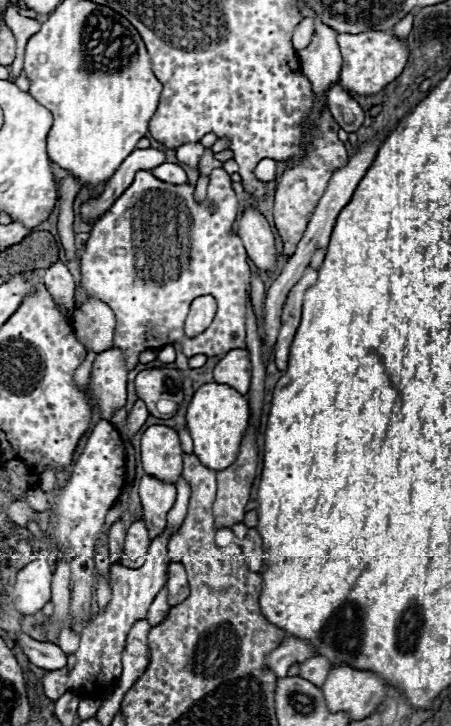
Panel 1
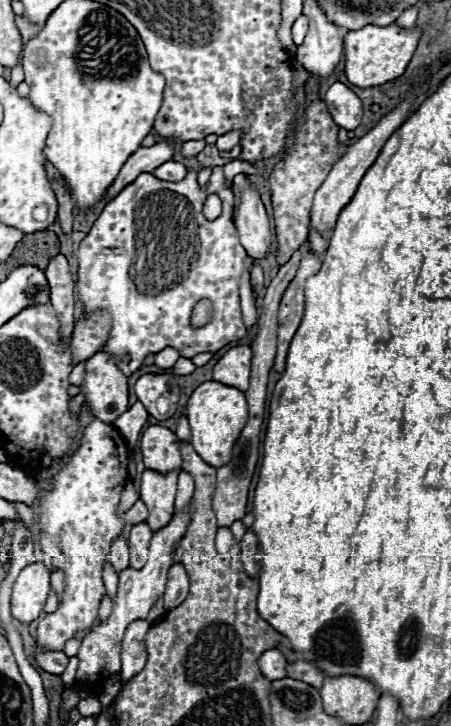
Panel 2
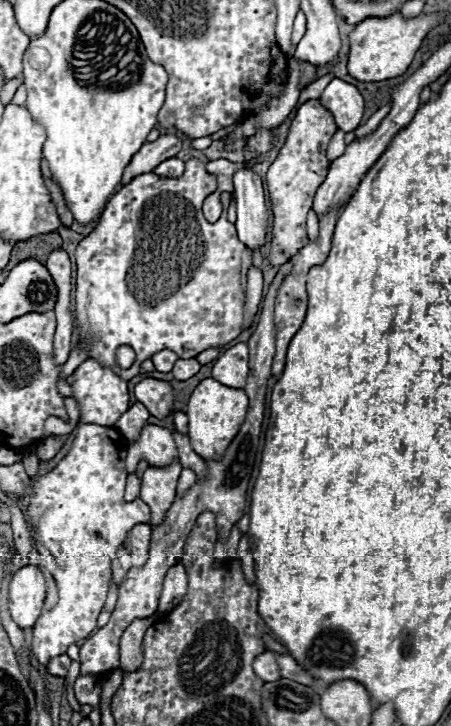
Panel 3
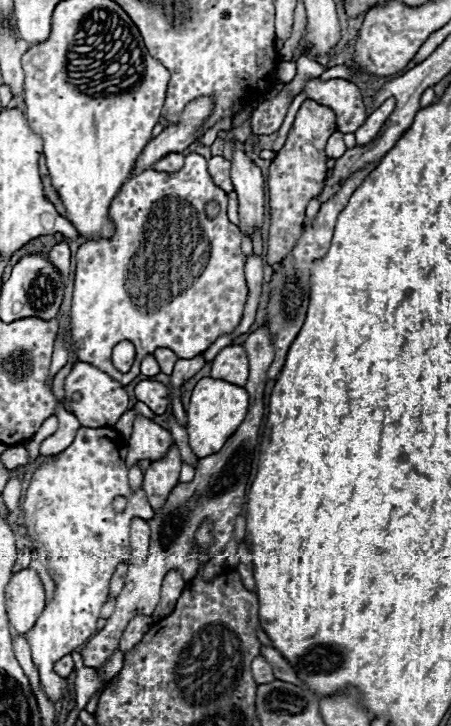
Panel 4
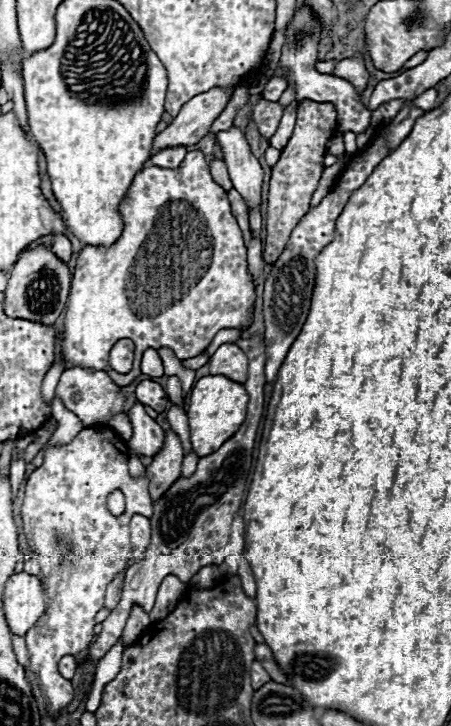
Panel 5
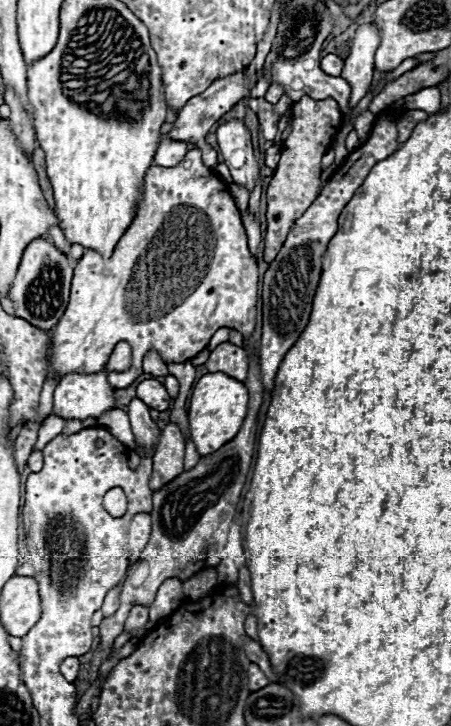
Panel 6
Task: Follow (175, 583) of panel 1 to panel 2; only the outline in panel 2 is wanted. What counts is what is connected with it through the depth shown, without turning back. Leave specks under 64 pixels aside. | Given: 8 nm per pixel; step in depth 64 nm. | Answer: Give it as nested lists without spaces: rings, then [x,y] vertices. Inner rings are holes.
[[[174,564],[168,572],[166,592],[164,592],[164,608],[172,610],[184,602],[188,596],[188,574],[182,564]]]

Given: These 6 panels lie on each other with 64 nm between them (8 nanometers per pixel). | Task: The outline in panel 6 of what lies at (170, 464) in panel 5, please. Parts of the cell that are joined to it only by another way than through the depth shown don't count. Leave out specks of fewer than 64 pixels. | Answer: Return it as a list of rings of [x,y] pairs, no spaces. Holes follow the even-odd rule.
[[[168,424],[162,430],[154,450],[154,470],[150,488],[158,490],[184,472],[184,434],[178,424]]]

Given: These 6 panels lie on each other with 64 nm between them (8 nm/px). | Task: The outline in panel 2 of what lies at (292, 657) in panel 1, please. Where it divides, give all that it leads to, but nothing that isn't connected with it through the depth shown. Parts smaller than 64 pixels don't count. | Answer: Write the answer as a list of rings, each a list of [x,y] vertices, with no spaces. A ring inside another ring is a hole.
[[[266,650],[260,658],[258,658],[258,666],[260,672],[268,678],[268,680],[282,680],[286,676],[286,658],[278,652],[278,650]]]

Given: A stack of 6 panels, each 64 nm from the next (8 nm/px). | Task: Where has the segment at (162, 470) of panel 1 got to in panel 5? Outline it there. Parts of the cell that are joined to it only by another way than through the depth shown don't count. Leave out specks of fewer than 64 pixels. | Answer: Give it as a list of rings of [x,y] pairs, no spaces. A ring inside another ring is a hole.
[[[136,402],[130,408],[130,422],[132,422],[132,440],[128,442],[128,448],[136,456],[154,456],[162,444],[164,444],[164,430],[146,414],[144,404]]]

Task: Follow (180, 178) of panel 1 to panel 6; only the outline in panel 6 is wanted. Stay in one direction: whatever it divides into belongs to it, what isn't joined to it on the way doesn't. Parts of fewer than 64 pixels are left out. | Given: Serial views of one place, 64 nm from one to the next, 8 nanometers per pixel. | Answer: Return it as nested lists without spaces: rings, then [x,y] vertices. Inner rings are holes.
[[[162,136],[160,146],[156,150],[156,156],[154,156],[154,164],[156,166],[174,166],[186,156],[186,152],[188,152],[188,144],[186,142]]]

